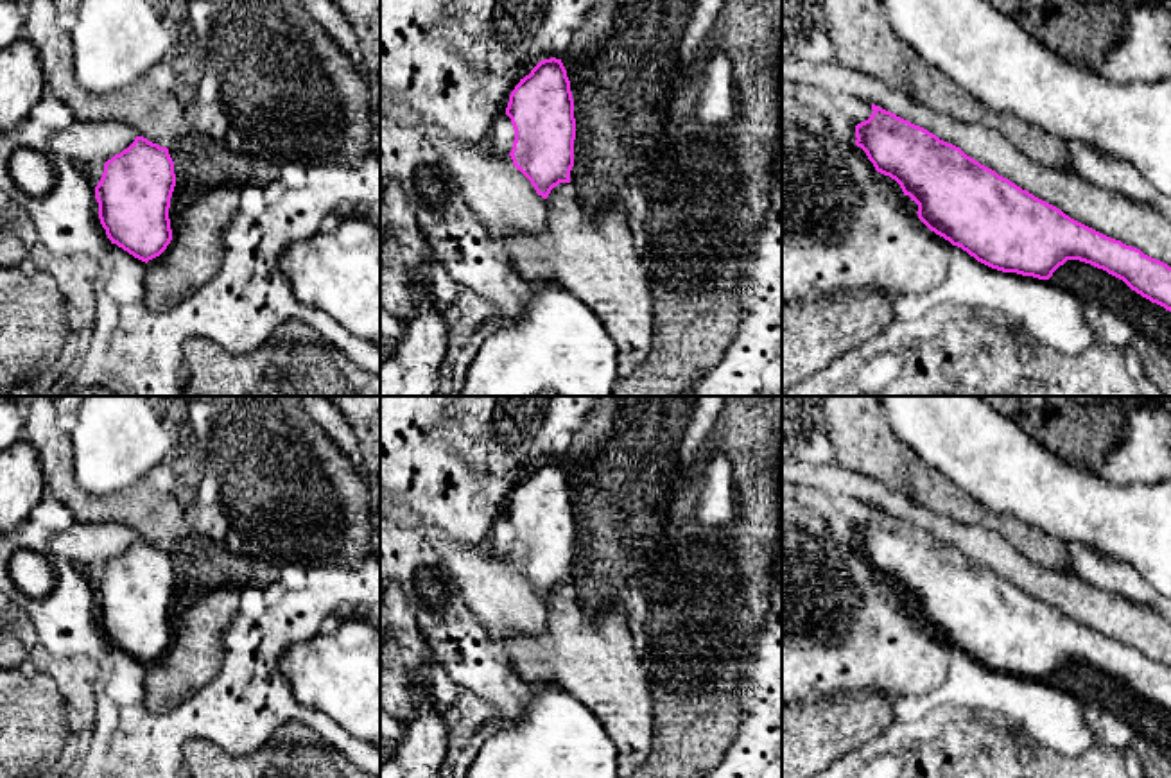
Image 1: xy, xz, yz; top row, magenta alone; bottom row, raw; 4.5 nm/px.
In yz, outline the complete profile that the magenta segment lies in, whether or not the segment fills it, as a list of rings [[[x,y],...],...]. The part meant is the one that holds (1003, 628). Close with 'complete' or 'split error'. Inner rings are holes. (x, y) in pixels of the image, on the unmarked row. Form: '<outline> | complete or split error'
[[[875,506],[872,511],[870,520],[855,527],[855,547],[866,554],[877,574],[895,581],[904,597],[918,606],[918,620],[931,633],[1002,674],[1049,681],[1067,661],[1090,665],[1171,713],[1167,665],[1071,620],[927,531]]] | complete

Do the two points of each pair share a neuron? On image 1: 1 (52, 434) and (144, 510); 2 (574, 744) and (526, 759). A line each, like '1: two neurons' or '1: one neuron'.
1: one neuron
2: one neuron

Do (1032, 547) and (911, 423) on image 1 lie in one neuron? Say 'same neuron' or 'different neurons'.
different neurons

